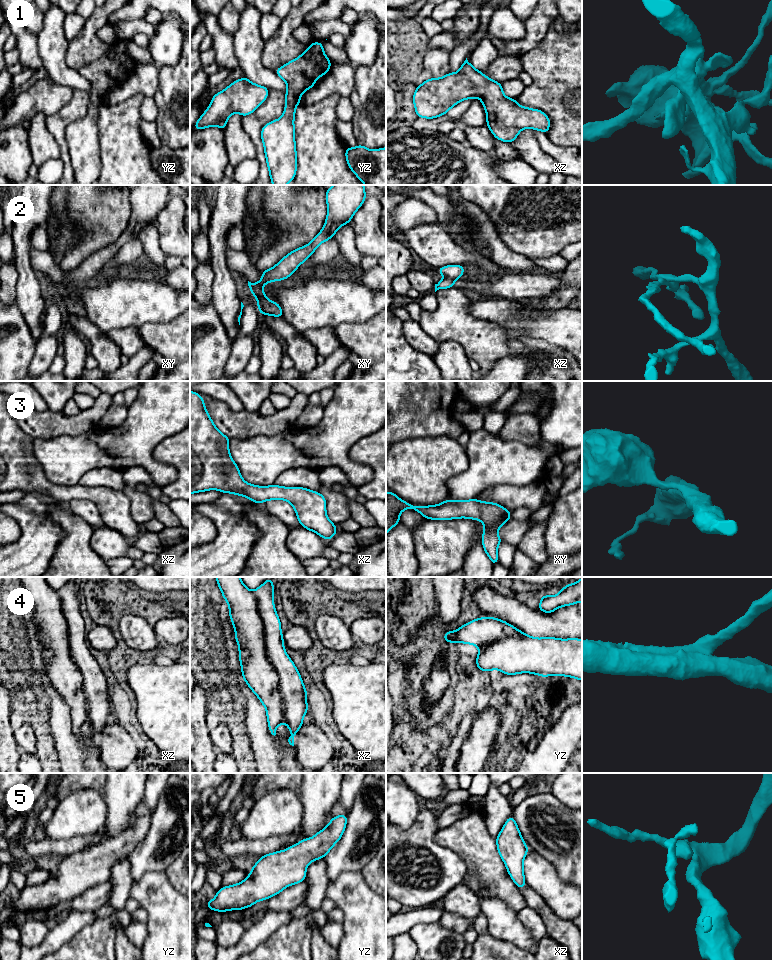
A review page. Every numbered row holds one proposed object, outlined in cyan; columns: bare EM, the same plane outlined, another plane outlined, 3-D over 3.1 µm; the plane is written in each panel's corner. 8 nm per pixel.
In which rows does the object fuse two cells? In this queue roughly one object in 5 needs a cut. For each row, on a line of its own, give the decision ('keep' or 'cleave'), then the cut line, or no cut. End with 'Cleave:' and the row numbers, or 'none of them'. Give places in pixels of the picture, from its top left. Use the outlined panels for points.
1: keep; no cut
2: cleave; cut in xy along (253, 284), (261, 289)
3: keep; no cut
4: keep; no cut
5: keep; no cut
Cleave: 2

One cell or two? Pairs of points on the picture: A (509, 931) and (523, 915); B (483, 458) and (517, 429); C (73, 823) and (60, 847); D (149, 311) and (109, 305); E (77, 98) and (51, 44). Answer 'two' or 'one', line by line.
A: two
B: two
C: two
D: one
E: two

